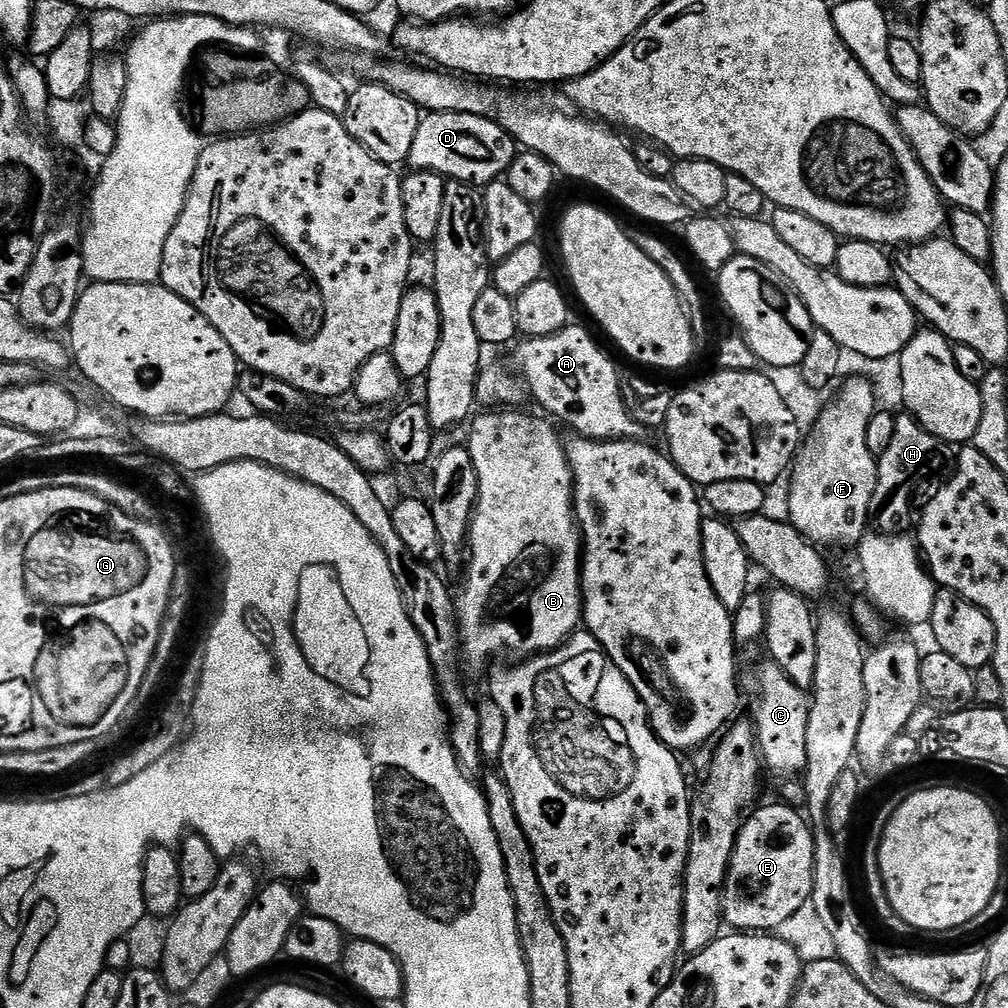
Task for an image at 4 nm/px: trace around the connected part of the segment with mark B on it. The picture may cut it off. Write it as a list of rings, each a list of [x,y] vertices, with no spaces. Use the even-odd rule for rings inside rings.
[[[484,410],[484,413],[480,417],[477,415],[475,419],[471,421],[472,428],[467,433],[467,443],[466,447],[468,452],[472,456],[472,461],[474,462],[474,470],[478,474],[478,494],[476,495],[476,506],[474,509],[475,515],[472,517],[472,523],[468,529],[468,538],[466,541],[467,547],[470,551],[466,556],[466,565],[468,564],[468,569],[465,570],[464,585],[461,586],[460,592],[458,588],[458,595],[455,597],[456,602],[456,618],[460,622],[460,642],[462,645],[462,656],[465,661],[473,660],[474,663],[480,664],[483,660],[492,660],[495,656],[500,656],[503,652],[509,652],[510,655],[516,656],[512,658],[531,658],[542,652],[550,652],[554,648],[560,647],[573,632],[577,631],[582,624],[582,613],[584,610],[584,594],[580,591],[580,561],[582,559],[582,537],[580,535],[580,529],[576,522],[576,513],[572,507],[572,468],[568,464],[568,454],[566,451],[565,441],[562,439],[560,441],[560,436],[551,428],[553,425],[549,423],[547,419],[539,420],[536,416],[527,416],[526,413],[520,412],[524,410]]]

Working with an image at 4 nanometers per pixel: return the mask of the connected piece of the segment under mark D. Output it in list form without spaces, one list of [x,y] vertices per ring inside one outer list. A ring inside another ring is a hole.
[[[429,112],[421,115],[414,146],[407,163],[421,172],[436,172],[448,180],[460,180],[473,186],[495,184],[507,173],[518,155],[518,145],[511,134],[494,120],[478,114]]]

